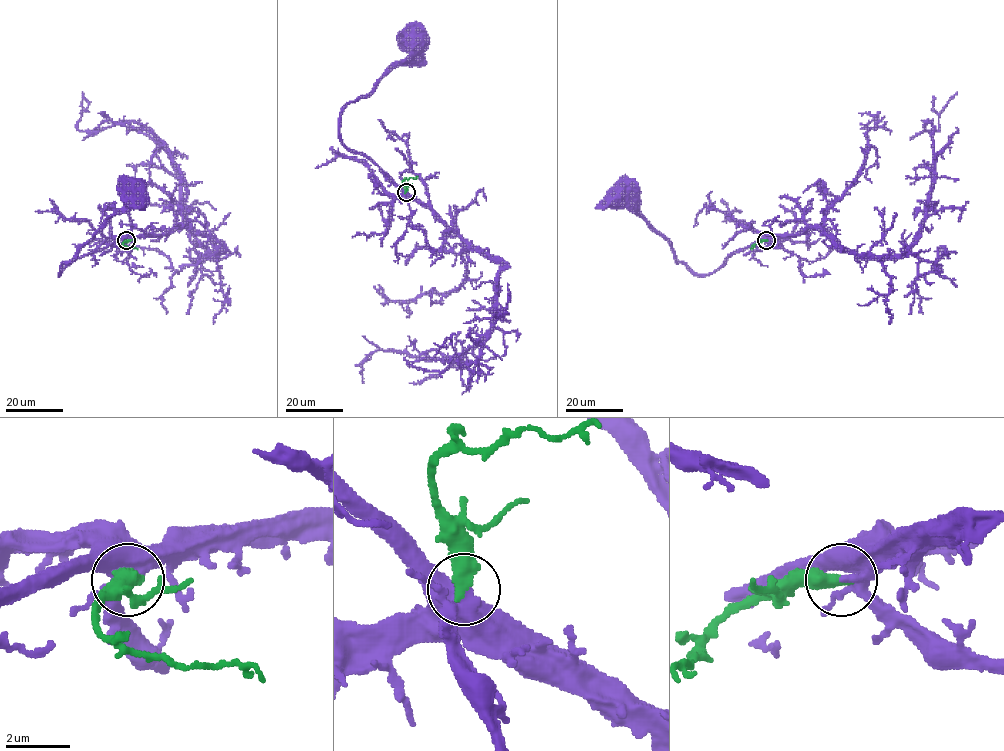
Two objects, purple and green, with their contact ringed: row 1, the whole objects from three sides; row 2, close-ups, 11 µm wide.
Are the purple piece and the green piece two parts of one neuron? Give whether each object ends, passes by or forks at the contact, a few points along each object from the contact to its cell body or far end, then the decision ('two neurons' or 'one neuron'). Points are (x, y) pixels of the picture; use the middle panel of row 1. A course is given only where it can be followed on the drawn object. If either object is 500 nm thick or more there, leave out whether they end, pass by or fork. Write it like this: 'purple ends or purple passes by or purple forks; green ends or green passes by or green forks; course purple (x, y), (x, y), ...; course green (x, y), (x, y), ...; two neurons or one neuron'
course purple (406, 191), (342, 142), (339, 114), (350, 102), (364, 98), (401, 63), (411, 52), (409, 39), (414, 39); course green (406, 191), (403, 181), (418, 177); one neuron

